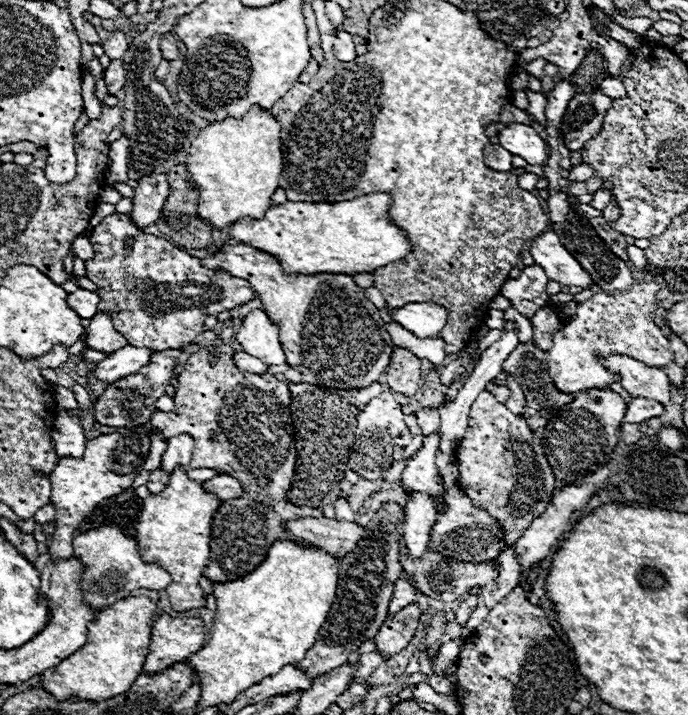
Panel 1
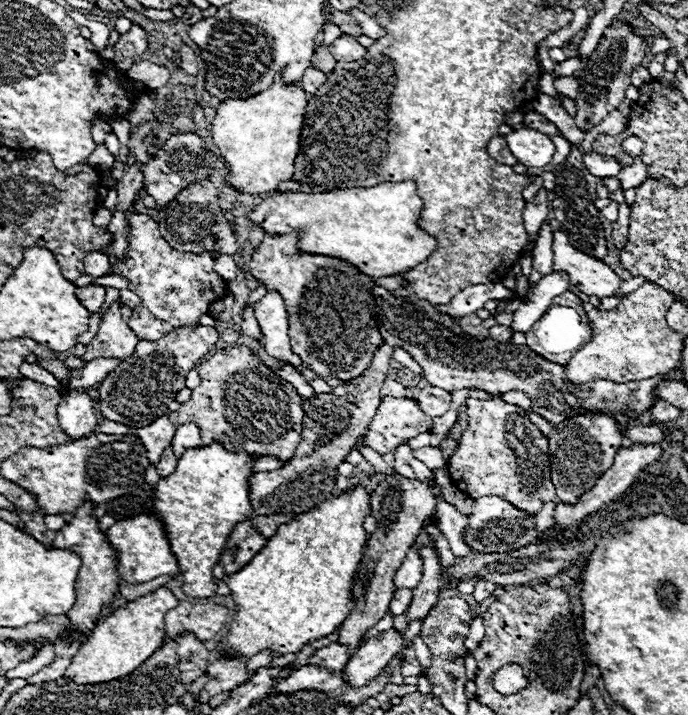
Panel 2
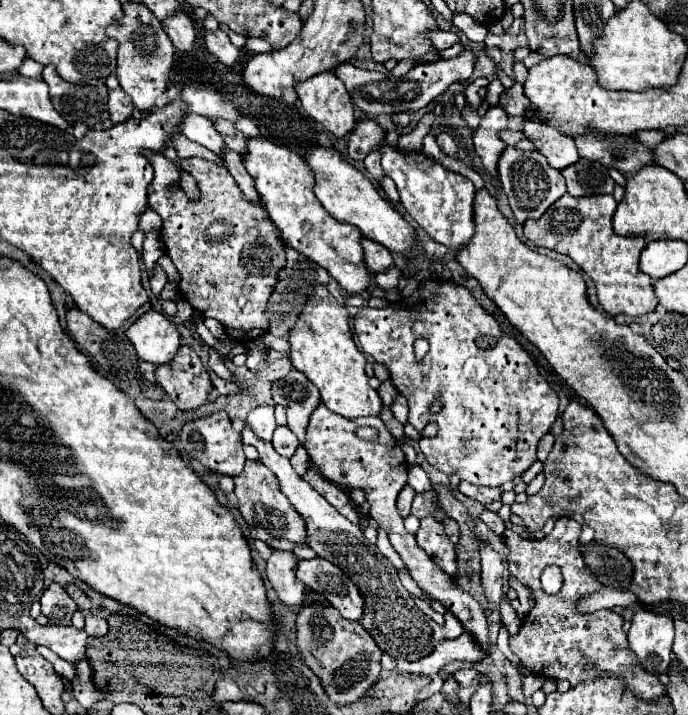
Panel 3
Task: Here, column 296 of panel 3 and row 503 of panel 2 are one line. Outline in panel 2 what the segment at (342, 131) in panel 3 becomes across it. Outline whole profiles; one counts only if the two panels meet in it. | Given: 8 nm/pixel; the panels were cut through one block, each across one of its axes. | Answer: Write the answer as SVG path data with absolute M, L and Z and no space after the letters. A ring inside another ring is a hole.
M84 502L78 508L78 512L74 514L74 518L62 530L56 532L56 538L54 538L52 546L54 548L70 548L72 552L76 552L82 558L82 566L80 566L78 582L76 582L76 602L68 610L66 616L84 634L84 636L72 636L72 638L78 640L78 642L84 642L92 634L94 620L96 620L98 612L102 610L102 606L112 604L112 600L114 600L114 592L118 588L118 572L116 572L118 552L108 542L106 532L100 530L100 522L98 522L98 518L94 514L94 504L92 502Z

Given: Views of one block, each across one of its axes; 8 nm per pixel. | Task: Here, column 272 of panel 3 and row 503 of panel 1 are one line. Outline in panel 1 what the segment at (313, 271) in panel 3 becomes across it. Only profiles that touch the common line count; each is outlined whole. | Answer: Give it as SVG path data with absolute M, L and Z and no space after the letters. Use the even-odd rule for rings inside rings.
M290 384L292 388L292 420L296 428L296 472L292 478L292 488L286 492L286 498L296 506L310 506L310 508L322 508L324 516L336 518L334 514L334 502L338 500L346 472L346 460L348 452L354 440L354 426L356 416L360 414L360 408L368 404L370 398L378 396L382 390L378 390L378 384L372 384L364 390L336 390L336 388L320 388L312 384Z

